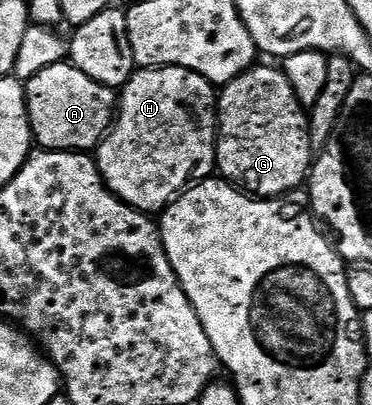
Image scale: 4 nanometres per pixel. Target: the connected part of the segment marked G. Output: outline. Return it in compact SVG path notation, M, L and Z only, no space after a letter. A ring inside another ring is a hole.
M261 65L220 87L216 169L224 181L250 196L279 198L308 179L315 147L309 138L306 107L299 104L284 69Z

